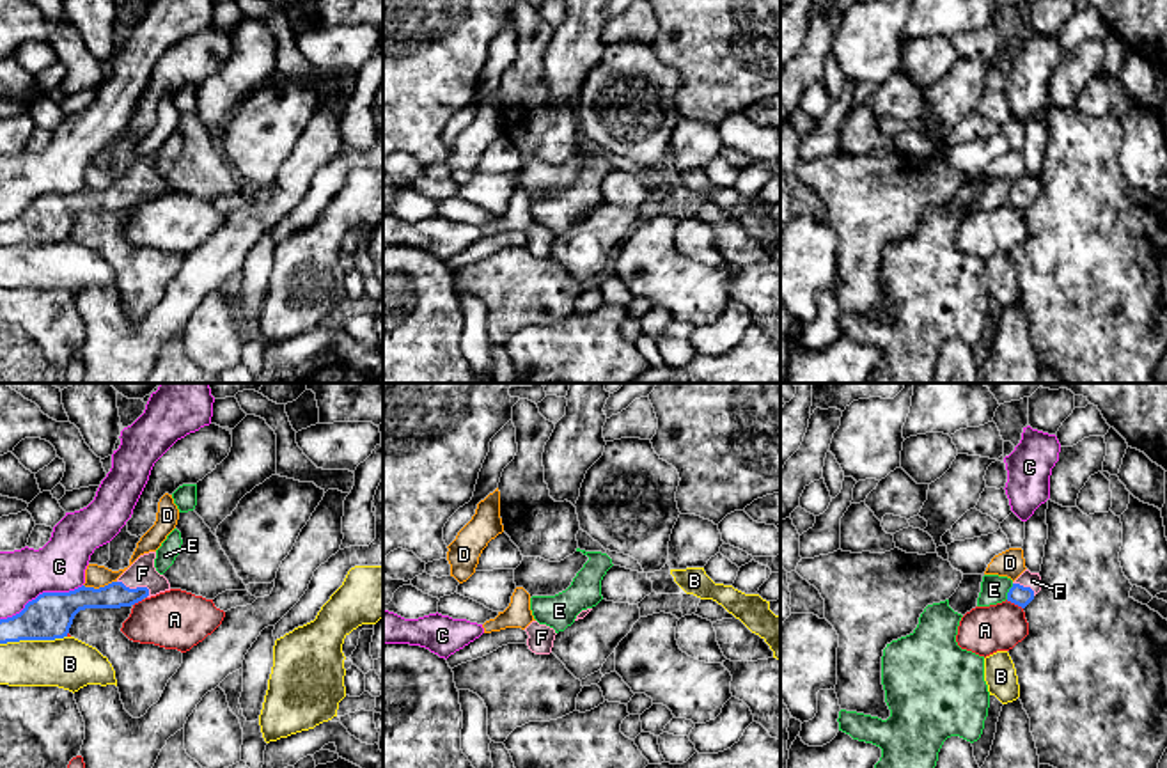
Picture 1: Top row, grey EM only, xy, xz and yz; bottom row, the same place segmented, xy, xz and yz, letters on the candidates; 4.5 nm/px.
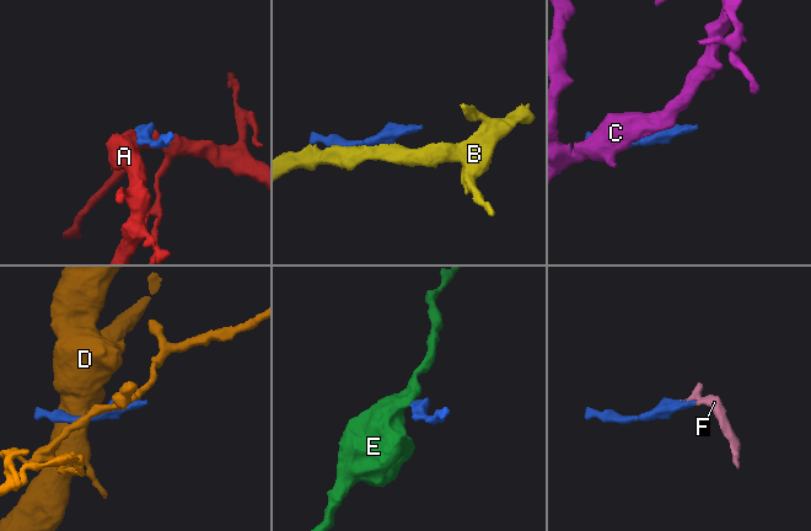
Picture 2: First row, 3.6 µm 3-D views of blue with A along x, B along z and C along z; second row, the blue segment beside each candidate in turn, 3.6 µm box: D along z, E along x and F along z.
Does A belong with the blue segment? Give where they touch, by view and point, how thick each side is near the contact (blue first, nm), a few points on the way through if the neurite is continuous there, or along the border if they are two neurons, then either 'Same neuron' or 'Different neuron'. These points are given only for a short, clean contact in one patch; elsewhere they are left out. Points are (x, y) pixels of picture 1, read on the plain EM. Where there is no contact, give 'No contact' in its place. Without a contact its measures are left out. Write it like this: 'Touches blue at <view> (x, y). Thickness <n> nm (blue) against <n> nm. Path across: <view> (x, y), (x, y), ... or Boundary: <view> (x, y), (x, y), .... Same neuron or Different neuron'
Touches blue at yz (1015, 206). Thickness 90 nm (blue) against 220 nm. Different neuron

